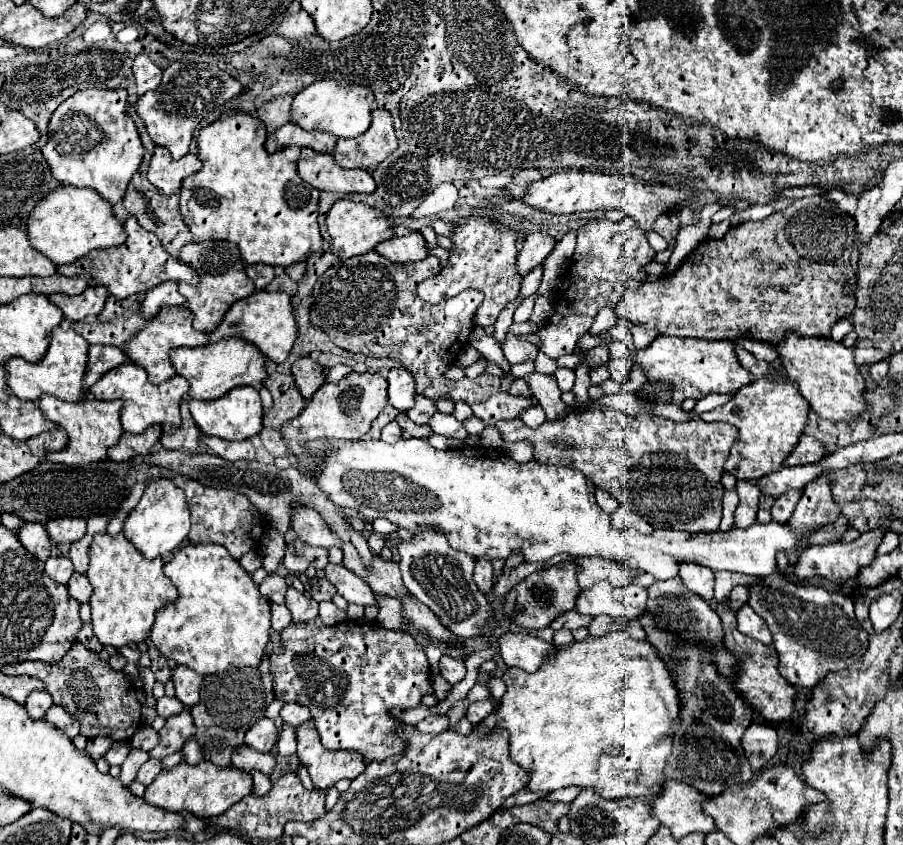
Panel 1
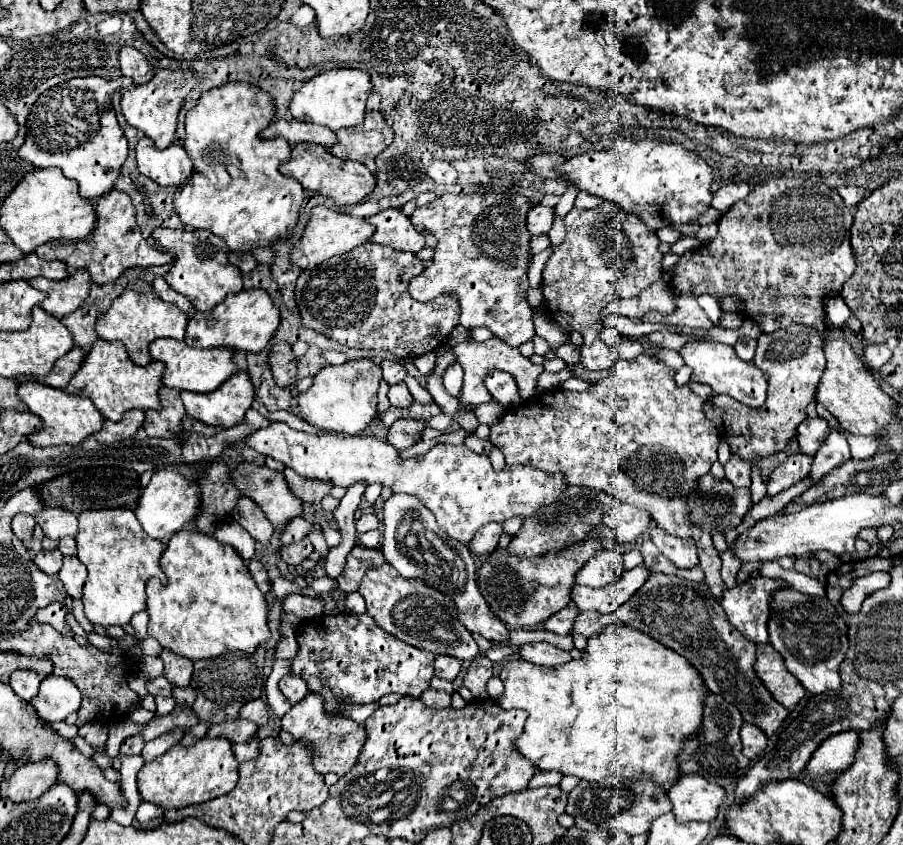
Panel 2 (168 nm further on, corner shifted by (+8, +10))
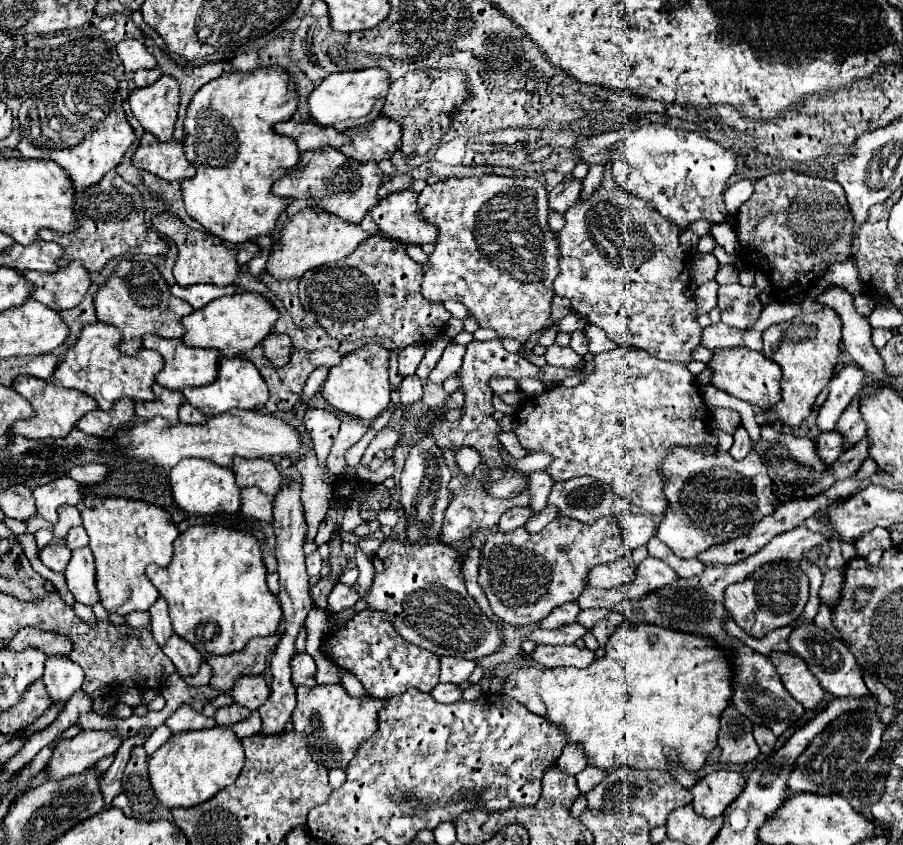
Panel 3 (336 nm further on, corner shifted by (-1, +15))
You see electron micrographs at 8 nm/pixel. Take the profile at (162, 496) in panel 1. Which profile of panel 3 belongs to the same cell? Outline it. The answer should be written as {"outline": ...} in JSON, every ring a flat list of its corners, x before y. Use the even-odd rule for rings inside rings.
{"outline":[[201,458,181,460,181,464,171,468,169,484,171,484,173,502,187,516,233,514,239,508,239,488,235,488,235,476,231,468,223,468]]}

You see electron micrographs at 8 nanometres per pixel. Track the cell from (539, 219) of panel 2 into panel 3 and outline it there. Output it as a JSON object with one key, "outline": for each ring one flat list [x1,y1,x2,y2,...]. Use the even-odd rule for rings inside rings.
{"outline":[[575,178,563,180,549,192,549,208,557,214,565,214,567,208,571,208,581,192,581,182]]}

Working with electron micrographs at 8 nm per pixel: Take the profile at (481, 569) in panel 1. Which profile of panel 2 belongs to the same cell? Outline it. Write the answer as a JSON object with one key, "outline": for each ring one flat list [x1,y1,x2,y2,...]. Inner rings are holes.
{"outline":[[488,523,476,533,468,549,476,555,488,555,490,551,496,549,500,535,502,535,502,523]]}

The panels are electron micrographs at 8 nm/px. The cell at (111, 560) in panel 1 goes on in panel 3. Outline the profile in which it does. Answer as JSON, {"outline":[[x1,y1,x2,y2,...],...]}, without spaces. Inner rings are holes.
{"outline":[[85,498,83,502,83,526,89,534,89,548,95,556,95,578,99,602,107,612,127,616,135,610,149,610,159,598,157,588,145,576,149,564,169,566,173,556,173,542,179,536,177,526,169,514,159,506,151,506,137,500,121,498]]}

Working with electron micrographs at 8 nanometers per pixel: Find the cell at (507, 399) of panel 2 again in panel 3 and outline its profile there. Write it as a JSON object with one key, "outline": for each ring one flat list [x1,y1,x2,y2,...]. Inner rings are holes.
{"outline":[[493,378,489,380,489,386,495,392,521,392,519,382,513,378]]}

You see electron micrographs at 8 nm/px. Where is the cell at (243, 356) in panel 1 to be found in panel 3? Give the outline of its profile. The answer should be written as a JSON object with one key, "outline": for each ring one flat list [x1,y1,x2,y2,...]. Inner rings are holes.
{"outline":[[149,334,145,336,145,348,157,350,163,358,165,358,165,368,163,372,159,372,159,376,155,378,157,384,171,388,171,390,183,390,187,386,207,386,213,384,215,376,219,374,219,360,223,358,221,352,213,352,211,348,193,348,183,344,181,338,161,338,157,334]]}

